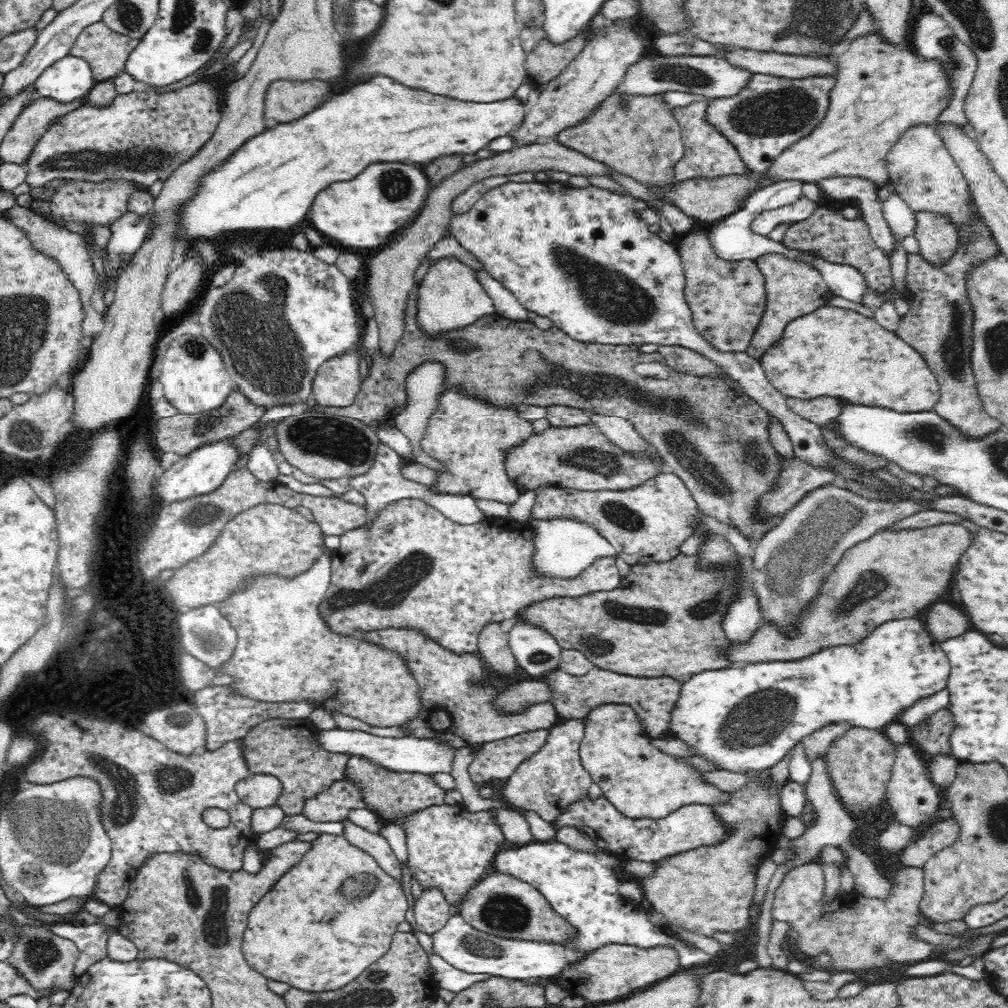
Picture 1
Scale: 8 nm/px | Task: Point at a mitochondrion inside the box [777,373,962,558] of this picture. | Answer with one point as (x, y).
(928, 435)

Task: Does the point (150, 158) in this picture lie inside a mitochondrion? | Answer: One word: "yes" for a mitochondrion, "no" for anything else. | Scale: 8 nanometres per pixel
yes

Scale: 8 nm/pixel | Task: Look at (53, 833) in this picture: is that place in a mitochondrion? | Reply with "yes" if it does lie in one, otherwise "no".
yes

